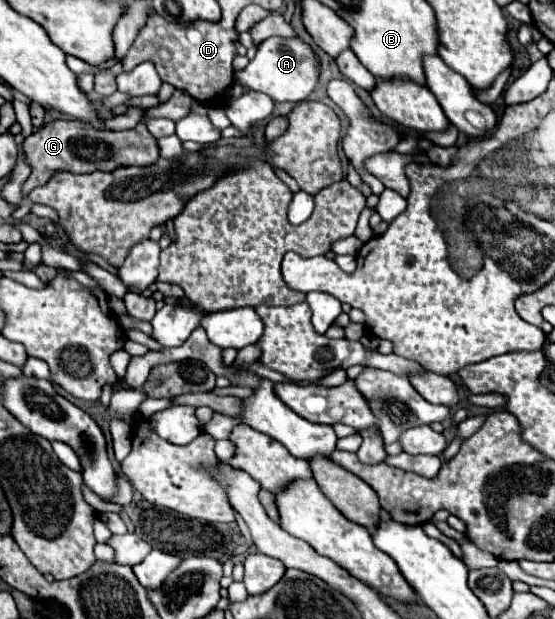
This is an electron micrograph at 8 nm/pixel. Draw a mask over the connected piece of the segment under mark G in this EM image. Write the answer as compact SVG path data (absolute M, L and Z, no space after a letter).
M56 120L38 130L34 130L24 140L24 156L30 166L30 176L22 184L22 200L28 198L34 186L44 184L54 170L66 170L72 174L88 174L94 170L110 172L120 166L152 166L158 162L158 144L146 128L146 122L138 122L136 128L124 132L94 130L92 126L82 126L74 120Z

